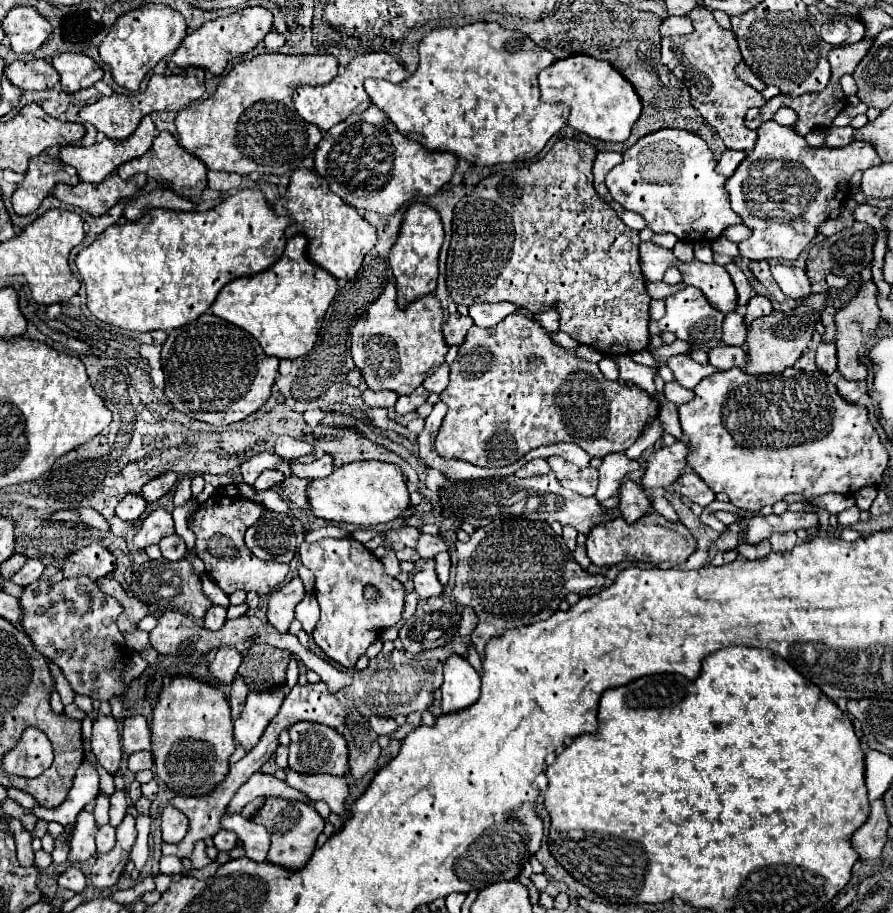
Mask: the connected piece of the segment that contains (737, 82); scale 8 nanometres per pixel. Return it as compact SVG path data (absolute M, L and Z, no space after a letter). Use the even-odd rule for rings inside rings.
M698 6L692 14L694 32L686 35L663 37L661 40L661 62L670 72L688 86L692 106L702 114L702 118L718 132L726 148L750 152L756 144L756 132L748 130L744 124L746 112L756 106L764 106L764 96L752 86L744 84L736 74L734 66L740 62L740 48L736 36L716 24L710 10Z

